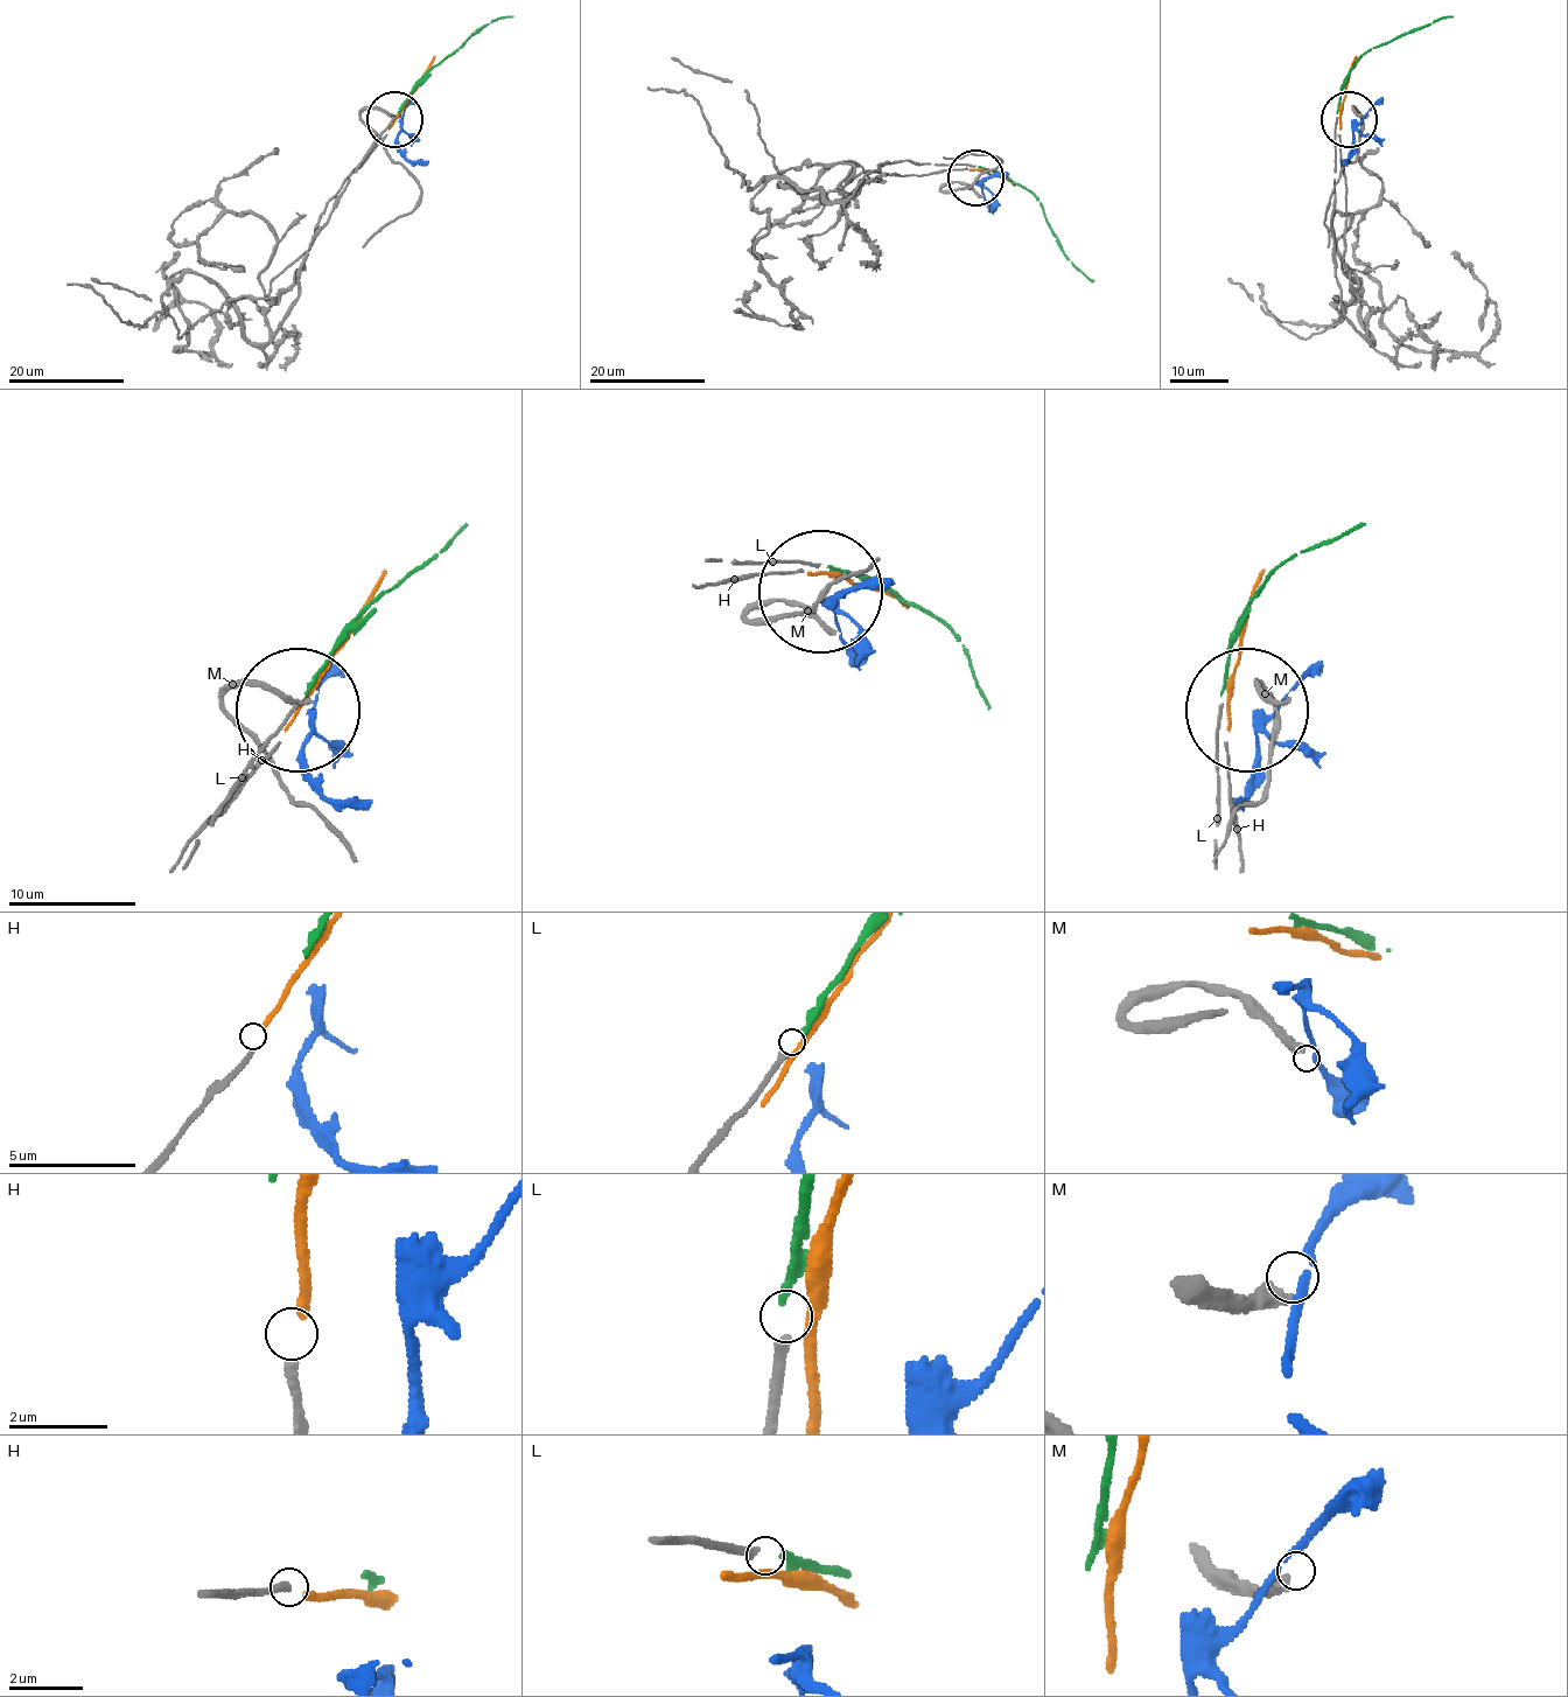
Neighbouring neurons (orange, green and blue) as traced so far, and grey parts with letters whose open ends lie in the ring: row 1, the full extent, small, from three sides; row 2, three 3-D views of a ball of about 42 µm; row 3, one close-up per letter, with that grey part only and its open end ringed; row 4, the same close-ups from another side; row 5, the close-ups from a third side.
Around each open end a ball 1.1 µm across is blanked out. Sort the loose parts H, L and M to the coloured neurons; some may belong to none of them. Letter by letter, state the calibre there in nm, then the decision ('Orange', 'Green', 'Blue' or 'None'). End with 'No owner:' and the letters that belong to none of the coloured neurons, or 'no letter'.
H: Thickness 180 nm. Orange
L: Thickness 220 nm. Green
M: Thickness 360 nm. None
No owner: M

